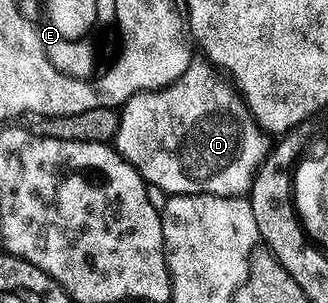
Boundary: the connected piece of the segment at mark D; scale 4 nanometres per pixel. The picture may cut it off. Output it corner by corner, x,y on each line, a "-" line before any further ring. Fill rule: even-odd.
193,60
186,72
161,90
146,90
135,94
119,111
120,123
114,139
114,149
138,171
148,185
157,185
169,196
173,194
247,195
252,177
264,162
270,149
269,139
257,126
244,105
243,98
207,61

